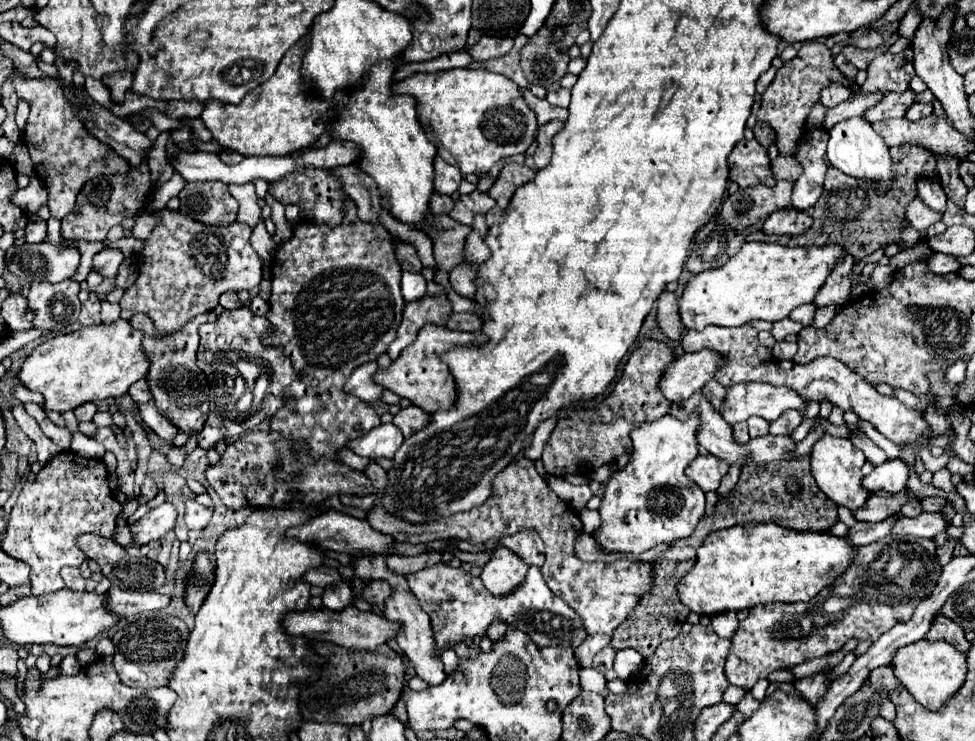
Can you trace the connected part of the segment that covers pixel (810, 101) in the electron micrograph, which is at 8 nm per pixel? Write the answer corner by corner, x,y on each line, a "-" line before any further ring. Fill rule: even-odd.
808,42
806,46
802,46
798,50
794,60
786,62
776,72
776,78
772,80
768,90
762,94
758,122
766,122
776,130
778,146
780,146
782,154
796,152
796,144
804,134
806,116
808,116
810,108
814,106
814,102
818,102
820,90
824,88
824,84
830,84
832,80
842,80
842,78
844,76
832,64
830,48
826,48
822,42

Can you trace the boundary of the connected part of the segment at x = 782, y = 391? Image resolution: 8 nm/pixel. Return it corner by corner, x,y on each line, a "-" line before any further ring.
744,382
726,390
720,414
728,424
744,422
750,416
760,416
772,422
788,410
796,410
802,416
806,414
806,400
796,390
764,382

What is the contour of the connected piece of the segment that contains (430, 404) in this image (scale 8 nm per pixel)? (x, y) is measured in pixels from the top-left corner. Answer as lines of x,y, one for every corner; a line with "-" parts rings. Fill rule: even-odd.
426,324
420,332
418,338
406,346
398,360
394,360
384,372
376,374
376,382
382,384
384,388
392,390
394,394
408,398
414,406
420,406
426,412
438,412
438,410
448,410
456,404
456,382
448,370
446,364
442,364
442,354
446,350
450,350
452,346
482,346
488,338
482,336
482,332
458,332
458,330
448,330
442,326
434,326
434,324
-
440,350
440,352
438,352
-
440,362
440,372
432,372
436,370

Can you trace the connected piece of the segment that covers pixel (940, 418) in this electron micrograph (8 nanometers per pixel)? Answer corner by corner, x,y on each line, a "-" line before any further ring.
930,404
930,406
926,408
924,416
926,416
926,420
932,424
934,434
942,434
946,428
950,428
950,420
948,420
948,416
942,414
942,412
938,412
934,404

